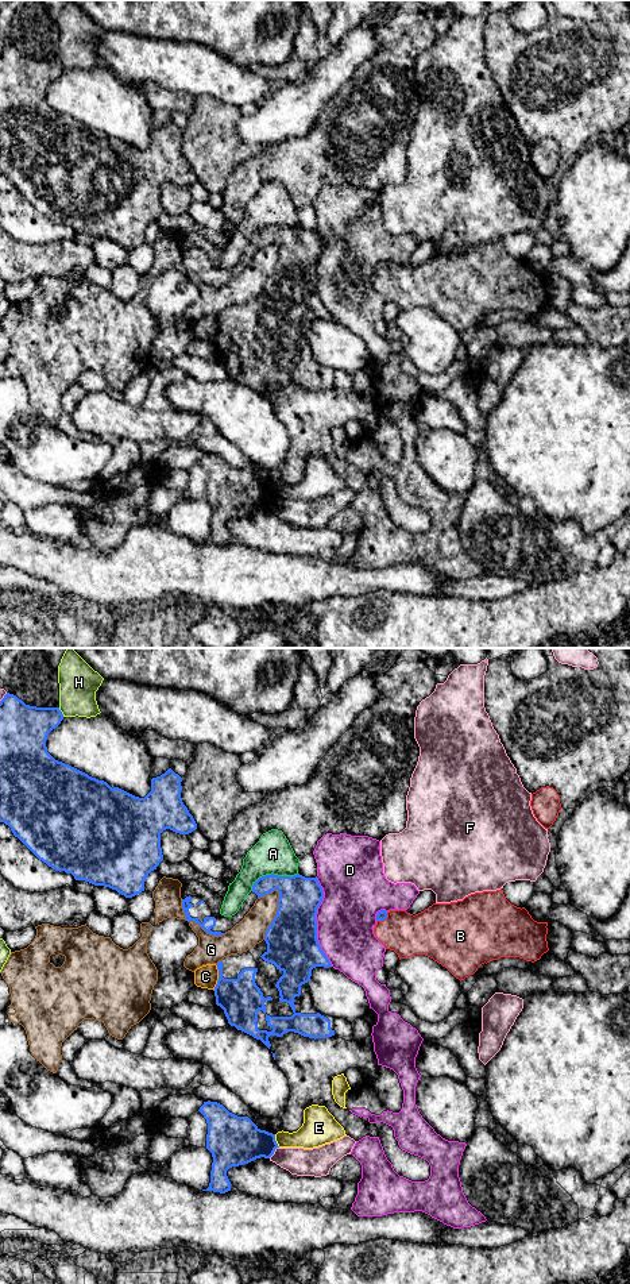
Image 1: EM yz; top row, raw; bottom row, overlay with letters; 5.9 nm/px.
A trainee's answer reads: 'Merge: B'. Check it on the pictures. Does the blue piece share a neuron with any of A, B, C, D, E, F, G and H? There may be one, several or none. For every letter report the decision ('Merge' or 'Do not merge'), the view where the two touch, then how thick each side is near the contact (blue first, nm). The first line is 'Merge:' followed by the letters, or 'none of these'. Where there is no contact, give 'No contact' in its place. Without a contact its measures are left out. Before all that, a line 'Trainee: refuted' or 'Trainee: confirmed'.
Trainee: confirmed
Merge: B
A: Do not merge. Touches blue in yz. Thickness 240 nm (blue) against 240 nm
B: Merge. Touches blue in yz. Thickness 60 nm (blue) against 240 nm
C: Do not merge. Touches blue in yz. Thickness 240 nm (blue) against 140 nm
D: Do not merge. Touches blue in yz. Thickness 300 nm (blue) against 360 nm
E: Do not merge. Touches blue in yz. Thickness 300 nm (blue) against 190 nm
F: Do not merge. Touches blue in yz. Thickness 300 nm (blue) against 170 nm
G: Do not merge. Touches blue in yz. Thickness 300 nm (blue) against 170 nm
H: Do not merge. Touches blue in yz. Thickness 280 nm (blue) against 240 nm

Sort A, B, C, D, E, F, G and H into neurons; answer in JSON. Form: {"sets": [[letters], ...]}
{"sets": [["A"], ["B"], ["C"], ["D"], ["E"], ["F"], ["G"], ["H"]]}

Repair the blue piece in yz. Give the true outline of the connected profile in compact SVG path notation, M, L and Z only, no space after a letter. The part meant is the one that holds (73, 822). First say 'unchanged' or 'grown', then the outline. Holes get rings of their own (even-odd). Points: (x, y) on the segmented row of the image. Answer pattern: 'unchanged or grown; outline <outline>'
unchanged; outline M9 693L0 701L0 822L8 825L13 836L53 870L132 898L144 891L146 878L163 860L161 833L170 829L189 834L197 829L181 798L182 778L169 768L151 779L151 791L144 798L112 788L107 782L58 761L47 752L47 736L62 720L59 707L30 706Z

